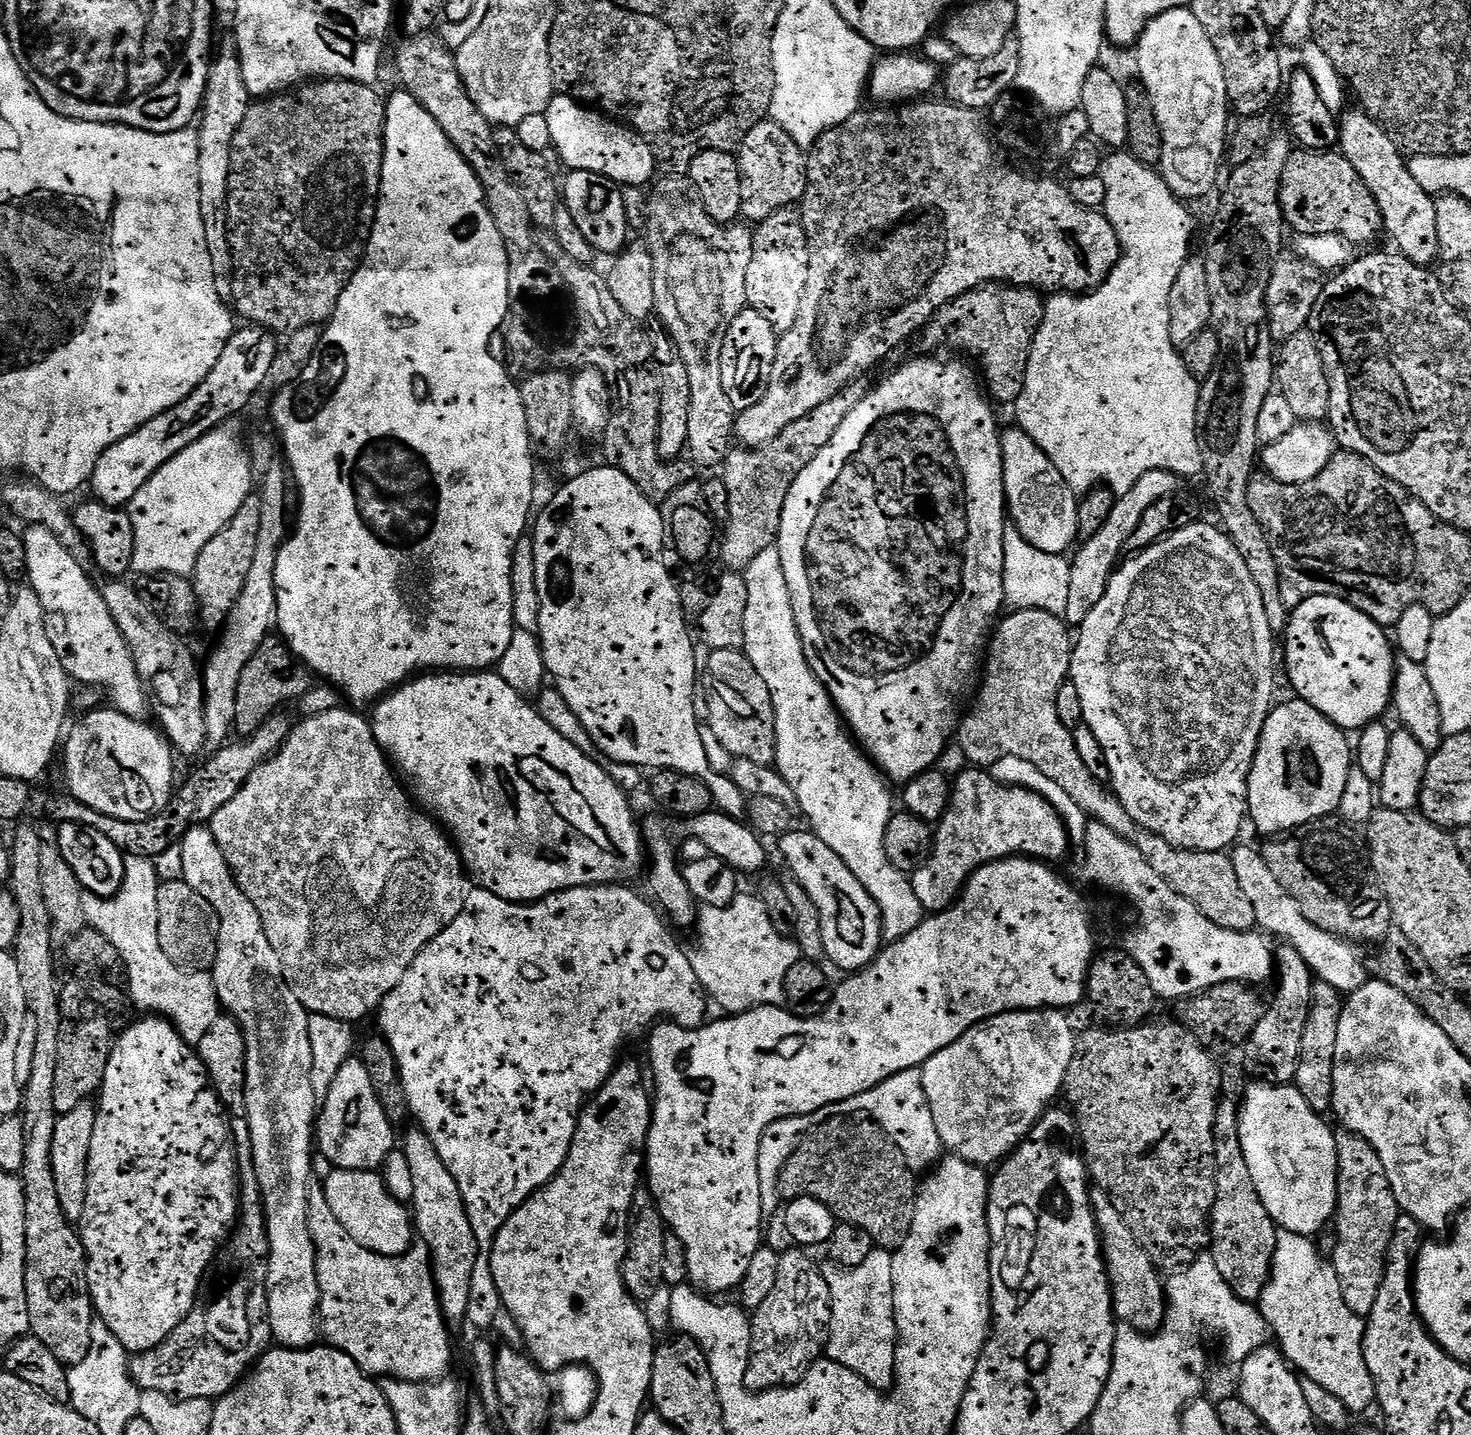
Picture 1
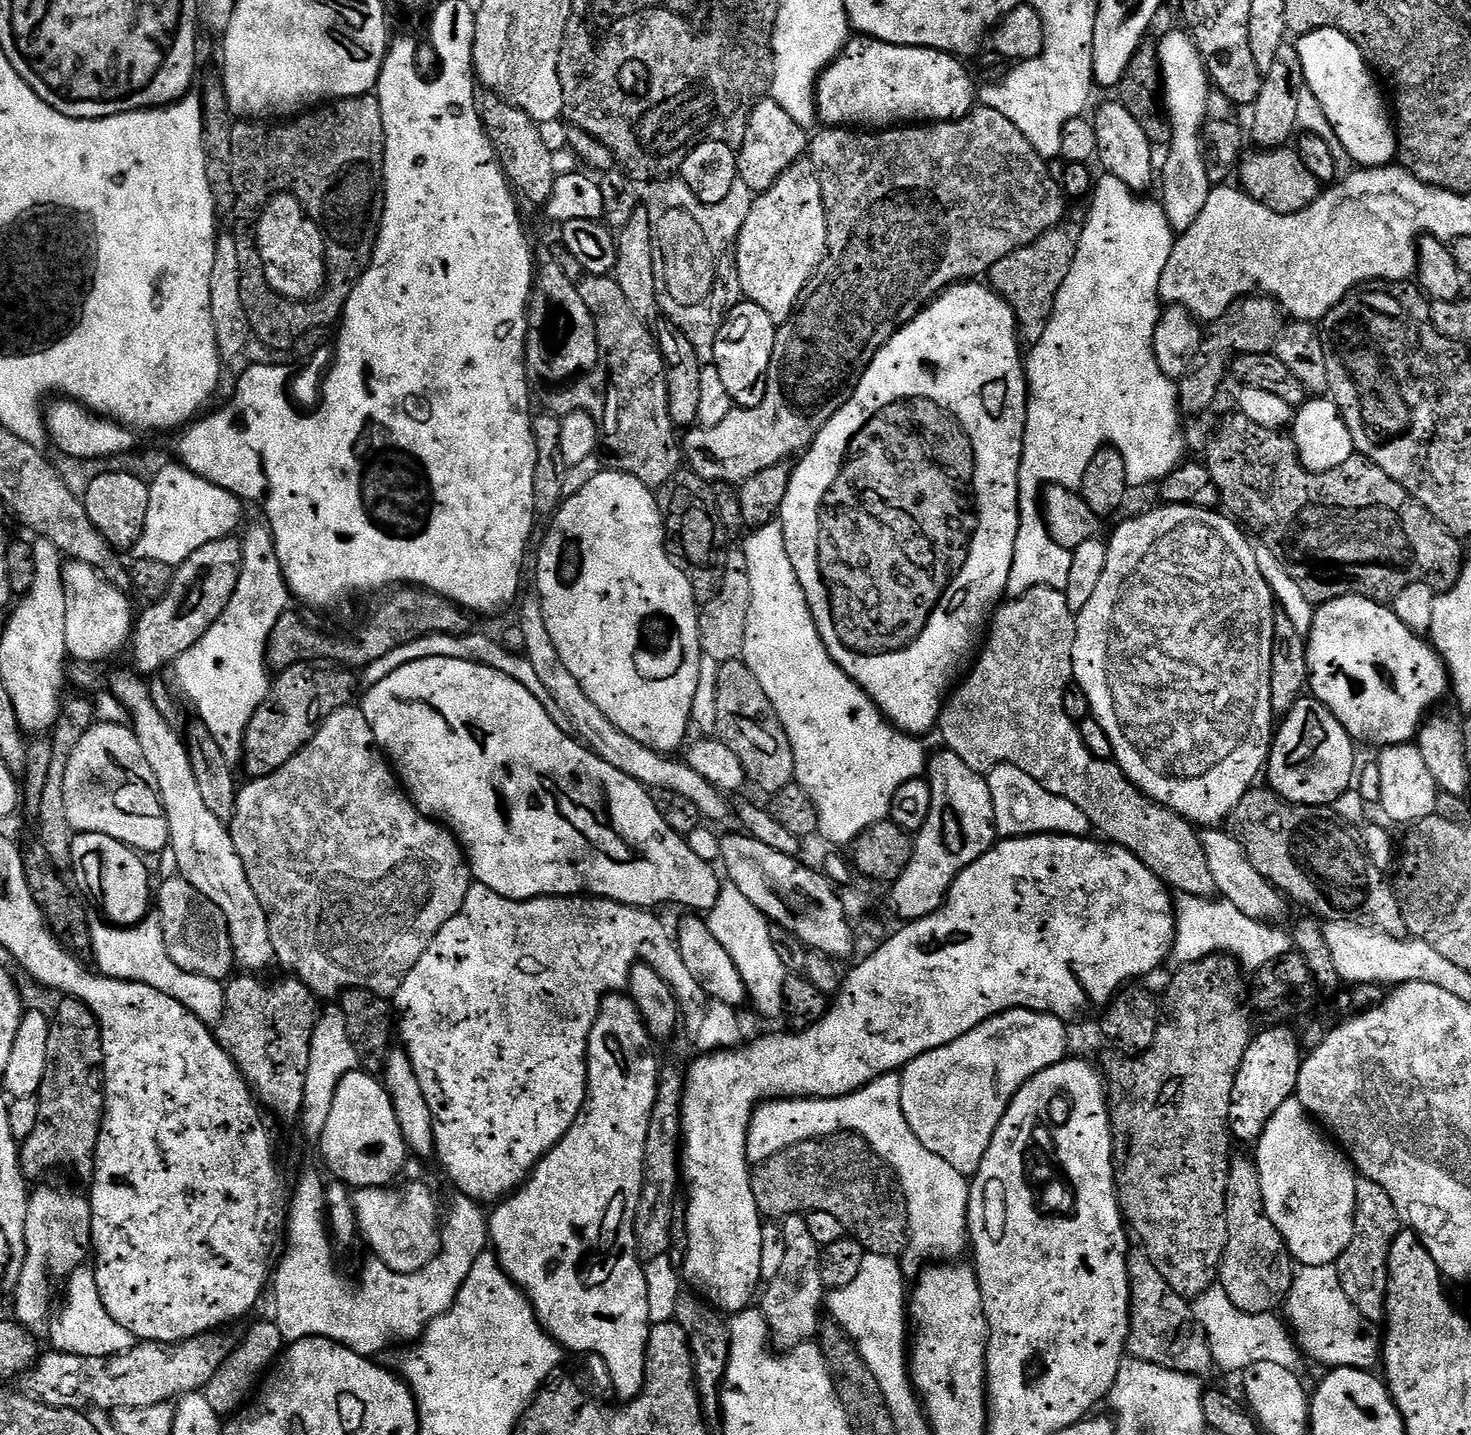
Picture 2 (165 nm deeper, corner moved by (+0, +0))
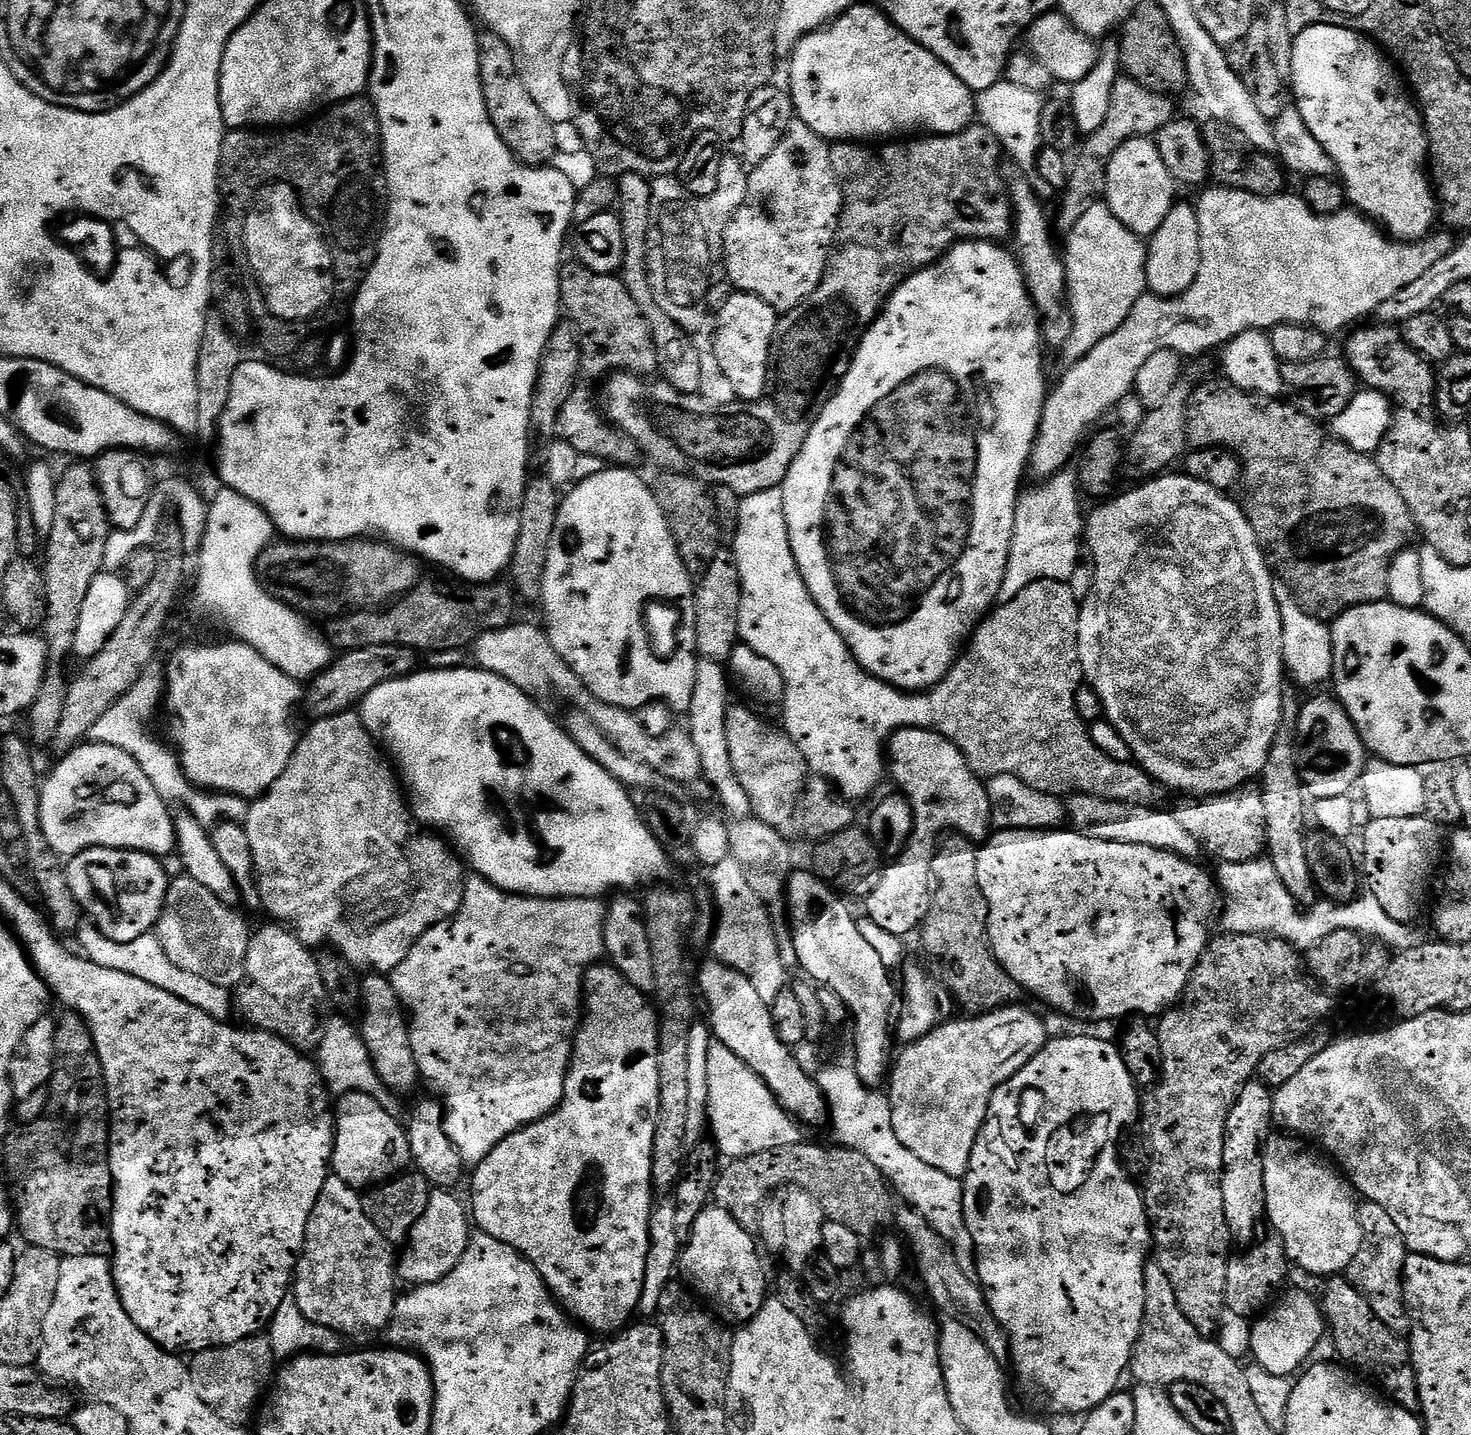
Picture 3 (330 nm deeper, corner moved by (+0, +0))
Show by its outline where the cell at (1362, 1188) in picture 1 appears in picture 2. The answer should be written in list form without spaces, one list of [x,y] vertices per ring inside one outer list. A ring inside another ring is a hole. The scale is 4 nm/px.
[[[1360,1178],[1356,1182],[1356,1221],[1354,1222],[1354,1238],[1350,1246],[1336,1260],[1338,1278],[1342,1282],[1342,1290],[1346,1290],[1346,1298],[1354,1302],[1354,1310],[1362,1314],[1362,1318],[1370,1318],[1378,1326],[1385,1323],[1386,1294],[1388,1293],[1388,1263],[1390,1262],[1390,1246],[1396,1235],[1402,1230],[1398,1210],[1394,1210],[1394,1202],[1390,1202],[1390,1194],[1378,1186],[1378,1182]]]

